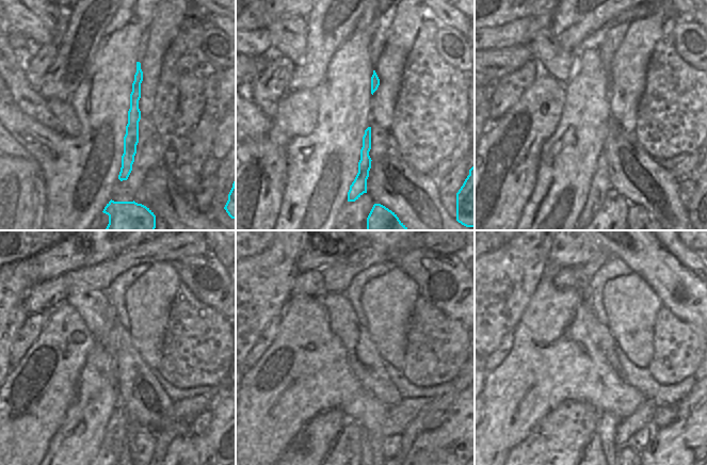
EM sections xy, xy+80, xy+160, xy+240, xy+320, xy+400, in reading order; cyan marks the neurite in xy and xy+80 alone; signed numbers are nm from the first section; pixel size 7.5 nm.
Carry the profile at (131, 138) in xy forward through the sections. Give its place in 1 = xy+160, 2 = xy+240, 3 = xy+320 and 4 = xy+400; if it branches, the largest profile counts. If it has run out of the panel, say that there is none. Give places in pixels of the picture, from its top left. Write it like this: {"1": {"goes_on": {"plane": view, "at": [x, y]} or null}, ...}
{"1": {"goes_on": {"plane": "xy+160", "at": [600, 183]}}, "2": {"goes_on": {"plane": "xy+240", "at": [115, 435]}}, "3": {"goes_on": {"plane": "xy+320", "at": [348, 446]}}, "4": {"goes_on": {"plane": "xy+400", "at": [594, 447]}}}

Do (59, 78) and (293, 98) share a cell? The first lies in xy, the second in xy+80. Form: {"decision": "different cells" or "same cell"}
{"decision": "different cells"}

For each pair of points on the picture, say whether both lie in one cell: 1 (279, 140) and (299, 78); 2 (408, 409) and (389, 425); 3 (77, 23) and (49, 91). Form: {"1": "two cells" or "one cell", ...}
{"1": "two cells", "2": "one cell", "3": "one cell"}

